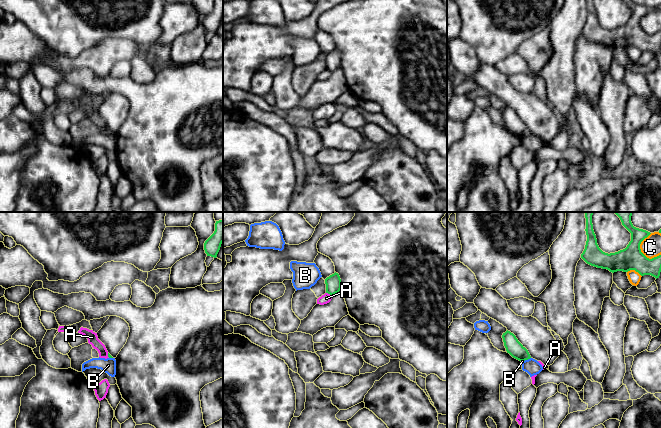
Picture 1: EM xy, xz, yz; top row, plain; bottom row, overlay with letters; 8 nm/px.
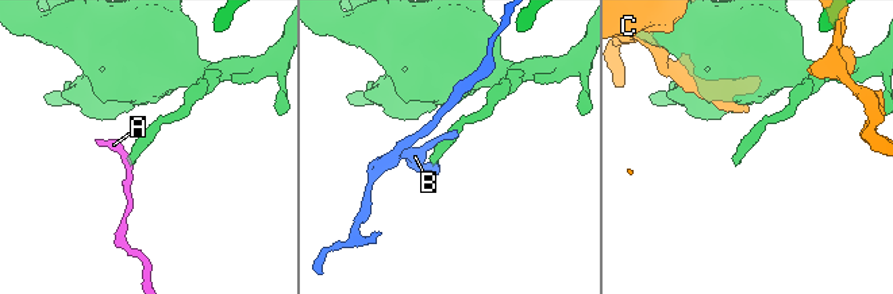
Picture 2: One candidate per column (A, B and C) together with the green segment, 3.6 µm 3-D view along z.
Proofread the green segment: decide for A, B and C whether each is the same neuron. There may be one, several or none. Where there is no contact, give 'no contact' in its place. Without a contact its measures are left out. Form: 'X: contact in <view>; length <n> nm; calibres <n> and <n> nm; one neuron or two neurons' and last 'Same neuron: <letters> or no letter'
A: contact in xz; length 50 nm; calibres 130 and 80 nm; two neurons
B: contact in yz; length 90 nm; calibres 120 and 120 nm; two neurons
C: contact in yz; length 220 nm; calibres 190 and 160 nm; two neurons
Same neuron: no letter

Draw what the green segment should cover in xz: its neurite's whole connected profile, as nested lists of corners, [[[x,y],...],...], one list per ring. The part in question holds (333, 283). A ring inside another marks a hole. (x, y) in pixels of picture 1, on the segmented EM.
[[[334,273],[325,279],[326,293],[334,295],[341,289],[341,279],[338,273]]]

